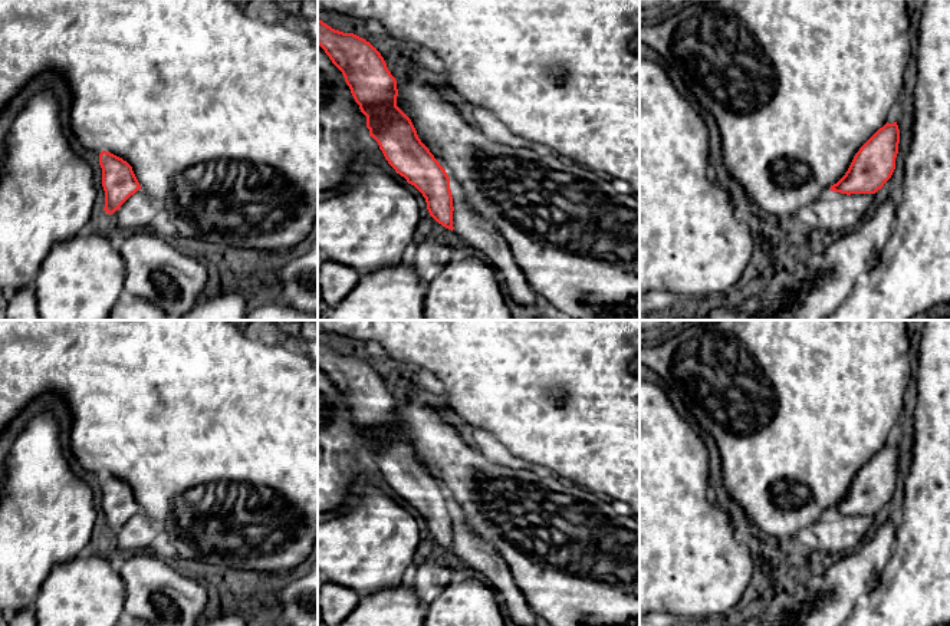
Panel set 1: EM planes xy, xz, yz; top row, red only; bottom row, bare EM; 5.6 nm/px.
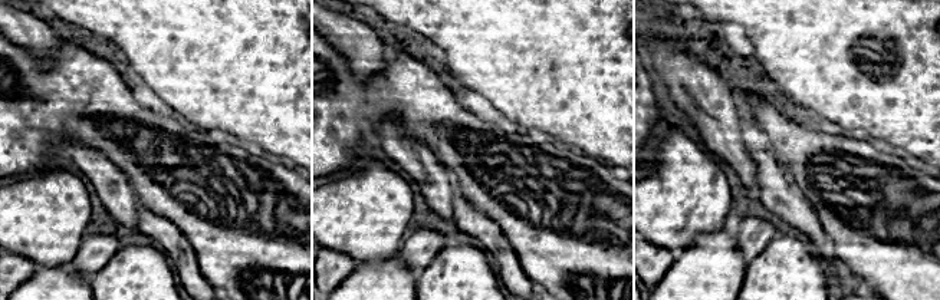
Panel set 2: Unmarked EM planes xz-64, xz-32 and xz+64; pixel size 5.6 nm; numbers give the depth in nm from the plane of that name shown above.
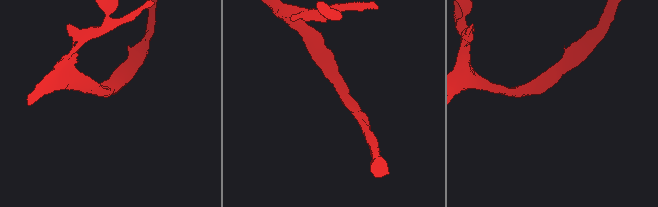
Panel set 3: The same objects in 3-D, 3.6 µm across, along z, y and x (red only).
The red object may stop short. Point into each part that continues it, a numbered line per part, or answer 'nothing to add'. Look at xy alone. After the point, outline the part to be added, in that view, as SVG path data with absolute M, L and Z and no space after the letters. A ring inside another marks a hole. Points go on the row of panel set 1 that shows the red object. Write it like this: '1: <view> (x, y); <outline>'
1: xy (140, 211); M138 190L119 210L111 214L111 228L119 234L155 228L161 215L160 204L149 198L144 190Z

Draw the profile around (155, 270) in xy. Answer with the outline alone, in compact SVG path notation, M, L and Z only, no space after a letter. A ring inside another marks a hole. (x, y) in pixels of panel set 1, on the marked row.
M157 228L122 233L119 237L118 250L126 271L125 294L155 303L170 320L178 320L201 300L208 277L206 261L181 254L172 238Z

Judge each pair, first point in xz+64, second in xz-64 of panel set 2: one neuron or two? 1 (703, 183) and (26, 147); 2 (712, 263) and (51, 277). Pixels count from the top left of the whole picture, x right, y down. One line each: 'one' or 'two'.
1: two
2: one

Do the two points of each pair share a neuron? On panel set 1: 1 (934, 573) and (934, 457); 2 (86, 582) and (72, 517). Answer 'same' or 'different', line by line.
1: same
2: different

